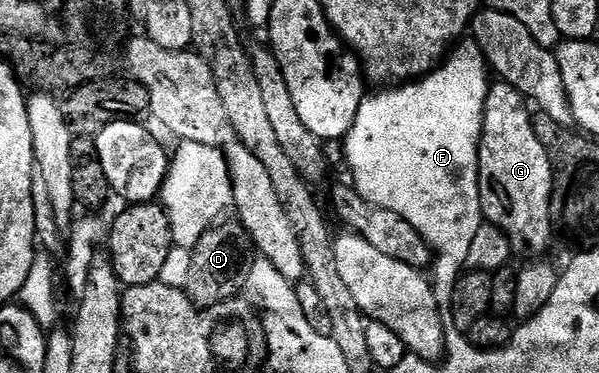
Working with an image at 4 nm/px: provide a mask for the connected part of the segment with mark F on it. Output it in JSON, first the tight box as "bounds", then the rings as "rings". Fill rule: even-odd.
{"bounds":[344,40,492,304],"rings":[[[473,40],[466,41],[455,45],[449,51],[445,61],[435,66],[429,74],[423,74],[417,80],[410,80],[405,84],[395,85],[393,88],[383,89],[386,90],[383,94],[374,94],[371,98],[370,95],[363,97],[360,108],[356,112],[356,120],[344,139],[346,162],[350,165],[350,174],[354,177],[352,185],[358,191],[358,195],[364,200],[368,200],[374,206],[396,212],[396,216],[404,216],[404,220],[408,220],[408,224],[412,224],[412,228],[416,228],[416,232],[420,232],[420,236],[424,236],[424,240],[432,248],[434,253],[432,258],[432,271],[434,270],[434,278],[432,274],[432,290],[439,303],[442,304],[450,302],[454,286],[458,283],[458,279],[463,273],[468,260],[468,248],[472,248],[472,240],[476,237],[476,232],[480,232],[480,228],[484,224],[482,205],[480,204],[480,188],[478,187],[478,141],[482,139],[482,117],[486,107],[486,93],[490,91],[492,82],[491,79],[486,79],[488,67],[481,48]]]}

